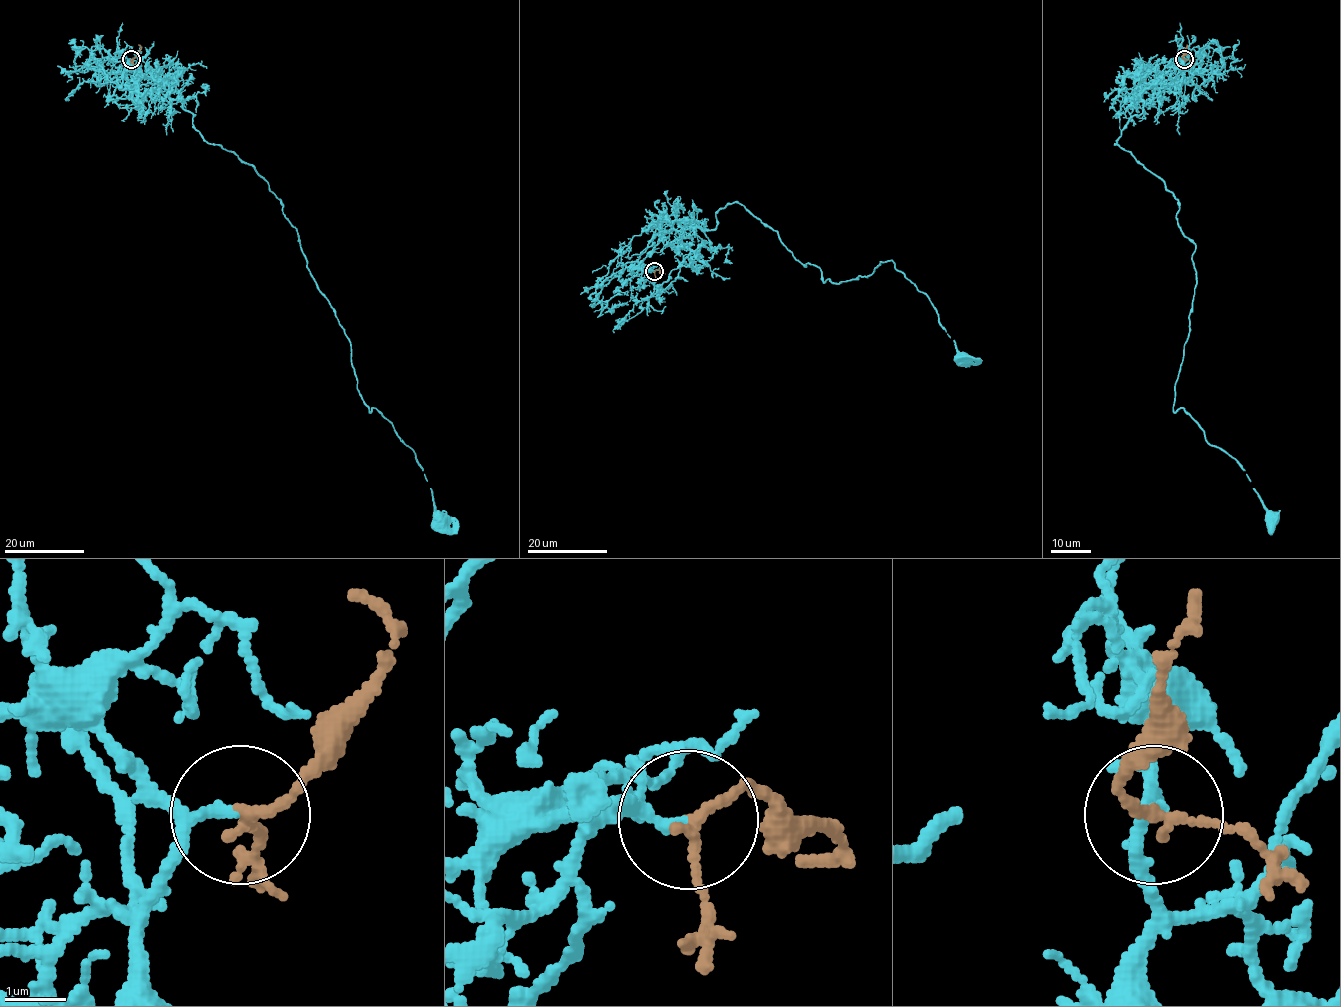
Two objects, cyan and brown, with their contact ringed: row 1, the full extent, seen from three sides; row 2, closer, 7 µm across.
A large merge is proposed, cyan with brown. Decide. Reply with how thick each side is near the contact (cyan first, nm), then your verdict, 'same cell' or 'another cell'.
130 nm thick on the cyan side, 160 nm on the other; same cell

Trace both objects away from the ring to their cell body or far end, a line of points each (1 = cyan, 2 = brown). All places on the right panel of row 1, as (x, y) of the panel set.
1: (1184, 59), (1173, 84), (1143, 76), (1116, 145), (1195, 245), (1173, 411), (1270, 518)
2: (1184, 59), (1186, 44)

